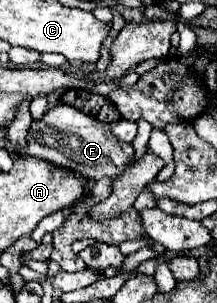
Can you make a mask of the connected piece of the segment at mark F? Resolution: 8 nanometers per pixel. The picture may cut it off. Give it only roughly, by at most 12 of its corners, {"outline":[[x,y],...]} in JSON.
{"outline":[[71,106],[31,122],[19,154],[89,178],[133,156],[109,124]]}

